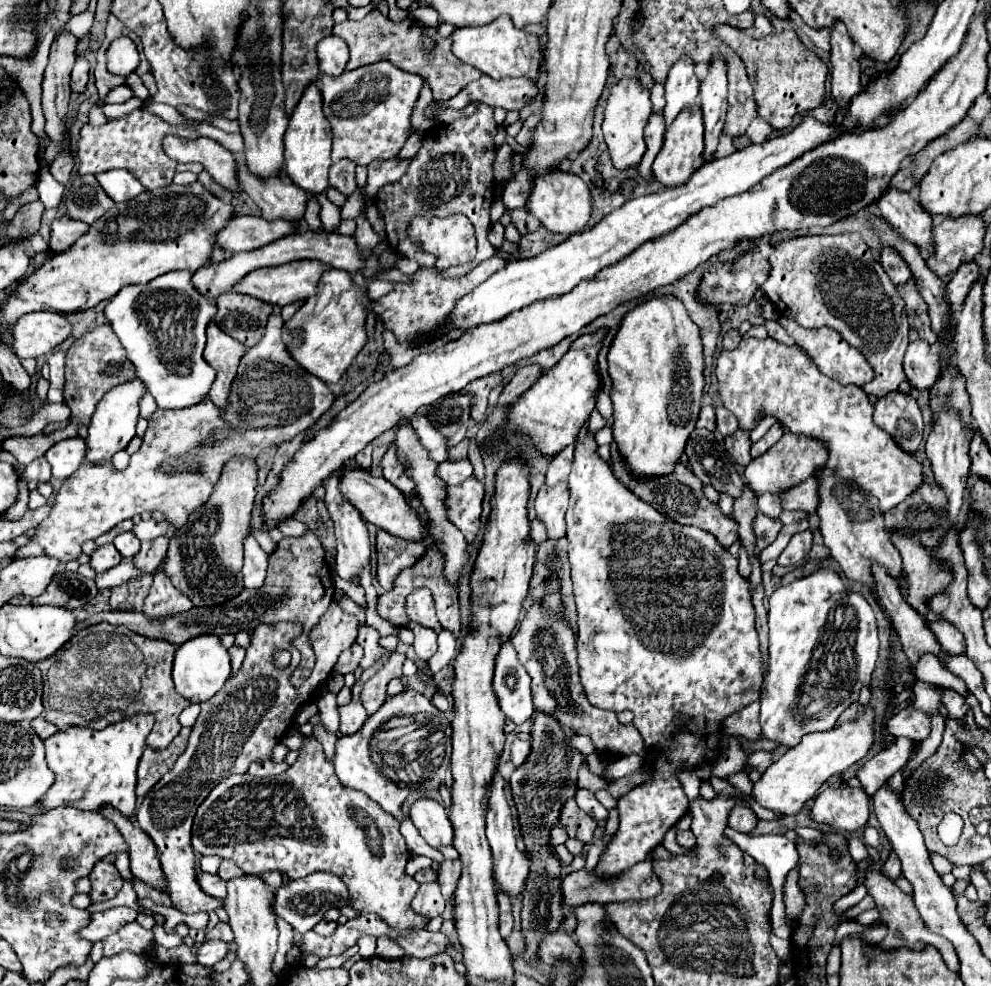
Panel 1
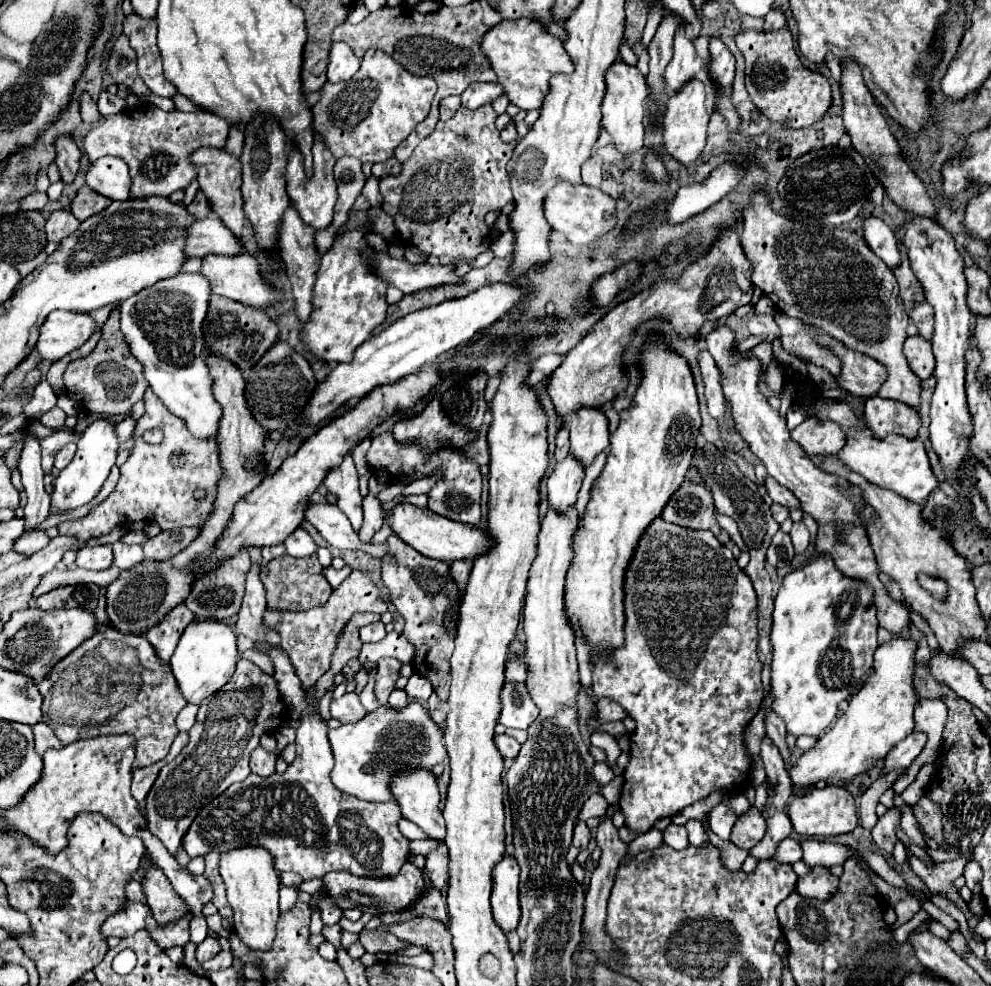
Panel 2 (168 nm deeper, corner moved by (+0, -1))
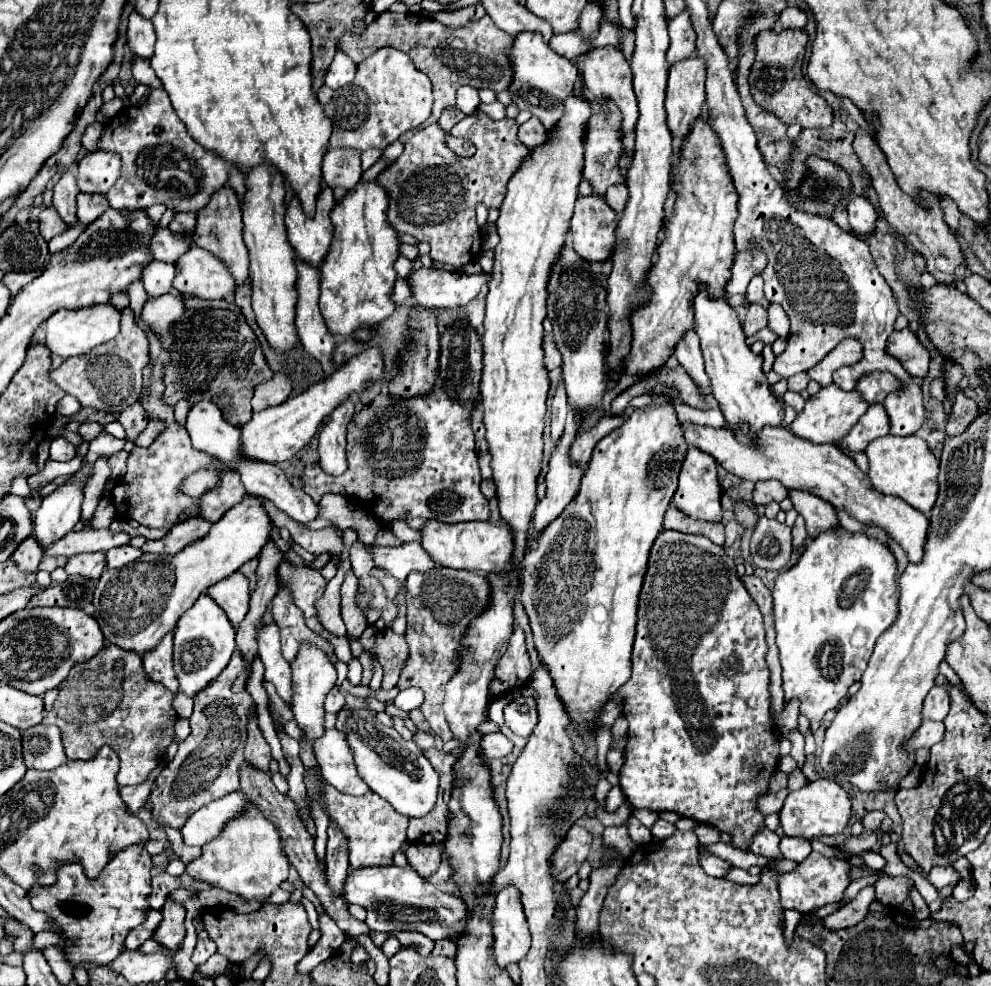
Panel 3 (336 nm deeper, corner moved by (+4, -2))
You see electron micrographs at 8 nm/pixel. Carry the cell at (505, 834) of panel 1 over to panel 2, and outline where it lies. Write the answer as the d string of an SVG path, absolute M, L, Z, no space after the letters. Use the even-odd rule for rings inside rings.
M504 856L504 860L494 868L494 890L492 890L492 910L502 932L514 932L520 922L520 902L518 902L518 874L516 860Z

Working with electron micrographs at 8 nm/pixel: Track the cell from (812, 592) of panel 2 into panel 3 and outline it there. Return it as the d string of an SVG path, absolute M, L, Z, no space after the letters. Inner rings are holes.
M838 527L812 539L800 561L776 577L772 597L784 699L798 699L800 713L808 717L808 721L822 723L826 711L838 707L838 703L846 697L848 687L862 677L876 639L894 623L898 611L894 575L896 557L884 545L880 545L876 539L868 539L864 533L848 533L846 529Z

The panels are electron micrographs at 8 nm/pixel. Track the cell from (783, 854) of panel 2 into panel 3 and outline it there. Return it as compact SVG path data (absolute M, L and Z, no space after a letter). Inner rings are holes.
M782 837L780 841L780 851L784 859L792 859L792 861L804 861L810 855L810 843L806 839L800 837Z

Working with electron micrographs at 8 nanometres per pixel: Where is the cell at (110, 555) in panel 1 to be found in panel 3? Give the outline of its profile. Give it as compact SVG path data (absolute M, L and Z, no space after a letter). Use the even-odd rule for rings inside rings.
M80 553L72 555L66 563L66 571L88 579L100 579L106 569L106 553Z

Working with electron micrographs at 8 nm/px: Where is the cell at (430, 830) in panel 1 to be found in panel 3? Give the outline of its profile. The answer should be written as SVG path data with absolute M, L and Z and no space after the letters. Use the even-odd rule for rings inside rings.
M352 695L346 697L346 707L338 713L336 729L348 735L360 777L368 781L368 787L376 795L390 801L400 815L424 817L434 807L438 795L438 773L412 741L402 739L394 727L378 723L374 713L364 707L364 699Z

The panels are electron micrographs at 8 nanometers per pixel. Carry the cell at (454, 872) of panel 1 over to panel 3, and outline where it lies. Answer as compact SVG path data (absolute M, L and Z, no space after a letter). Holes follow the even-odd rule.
M412 843L410 849L406 851L408 865L418 871L424 879L428 879L432 873L438 871L440 861L442 861L442 851L444 845L416 845Z

